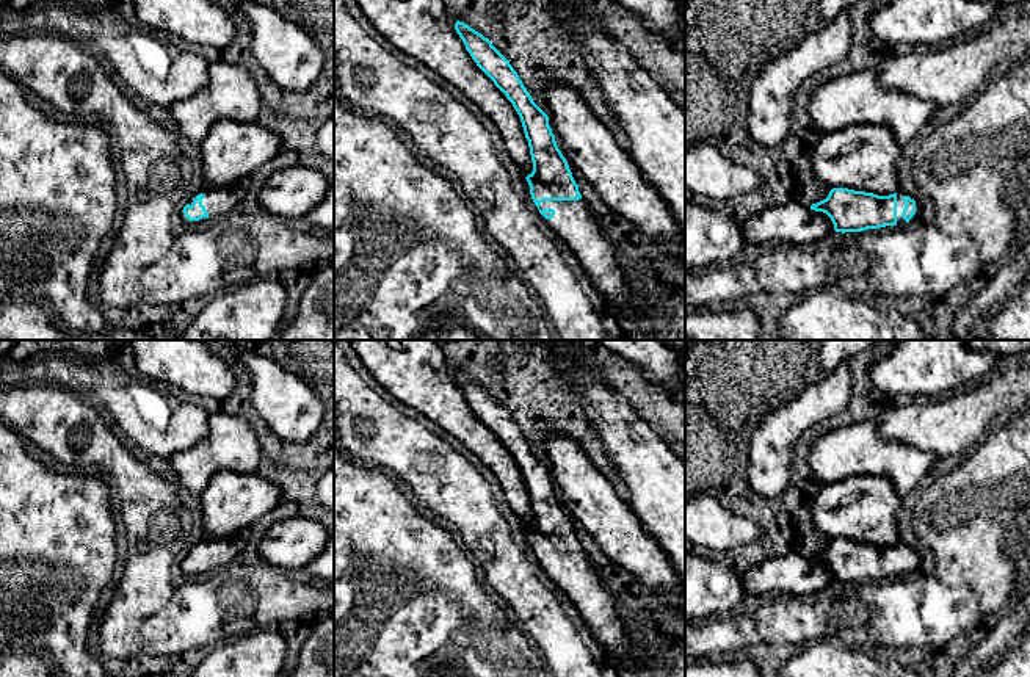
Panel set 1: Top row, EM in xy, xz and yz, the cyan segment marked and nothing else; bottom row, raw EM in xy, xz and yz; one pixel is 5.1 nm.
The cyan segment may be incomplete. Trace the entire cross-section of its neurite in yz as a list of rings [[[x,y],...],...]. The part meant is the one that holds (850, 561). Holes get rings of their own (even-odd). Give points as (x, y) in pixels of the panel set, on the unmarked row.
[[[832,539],[828,548],[812,555],[811,561],[826,564],[834,575],[834,581],[845,585],[914,575],[920,556],[903,542],[878,547],[848,539]]]

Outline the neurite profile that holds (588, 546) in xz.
[[[583,538],[580,541],[582,550],[585,552],[589,564],[596,567],[594,564],[600,559],[602,552],[599,550],[597,544],[591,538]]]

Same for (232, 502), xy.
[[[216,472],[201,494],[202,539],[246,531],[281,501],[281,491],[256,473]]]

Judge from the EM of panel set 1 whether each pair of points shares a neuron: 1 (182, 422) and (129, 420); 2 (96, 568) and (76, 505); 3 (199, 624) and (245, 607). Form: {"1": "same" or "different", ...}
{"1": "same", "2": "same", "3": "same"}

